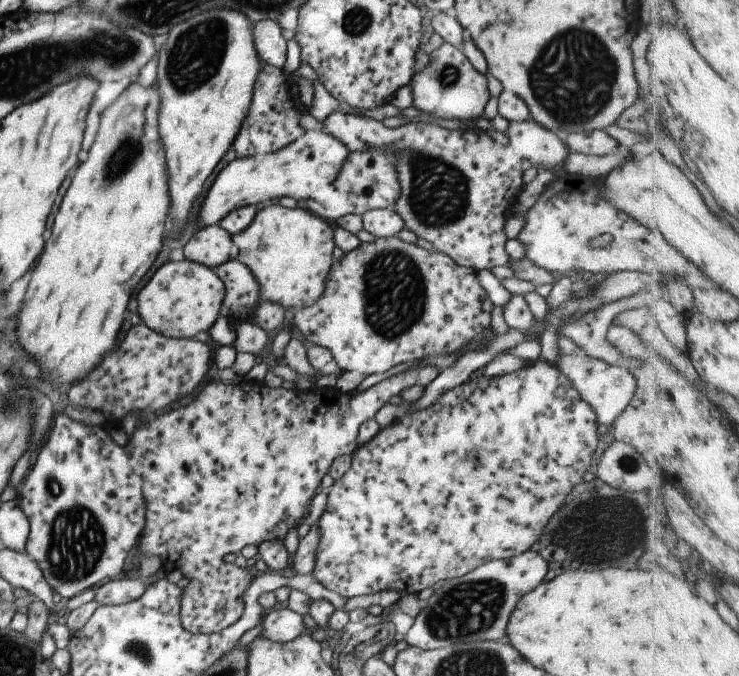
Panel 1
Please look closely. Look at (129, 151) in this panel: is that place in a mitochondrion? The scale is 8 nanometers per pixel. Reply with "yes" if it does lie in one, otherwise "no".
yes

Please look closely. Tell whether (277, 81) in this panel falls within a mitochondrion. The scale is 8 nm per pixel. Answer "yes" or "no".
no

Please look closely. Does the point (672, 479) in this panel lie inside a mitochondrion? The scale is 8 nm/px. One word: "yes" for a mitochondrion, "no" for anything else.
no

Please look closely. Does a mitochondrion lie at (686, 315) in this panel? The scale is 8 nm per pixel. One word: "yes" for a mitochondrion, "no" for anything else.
no

